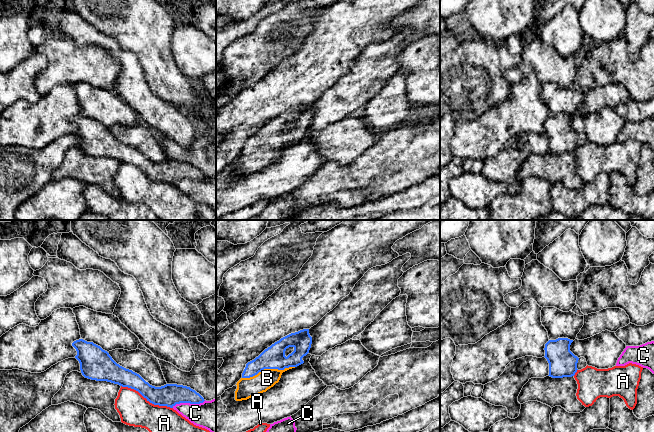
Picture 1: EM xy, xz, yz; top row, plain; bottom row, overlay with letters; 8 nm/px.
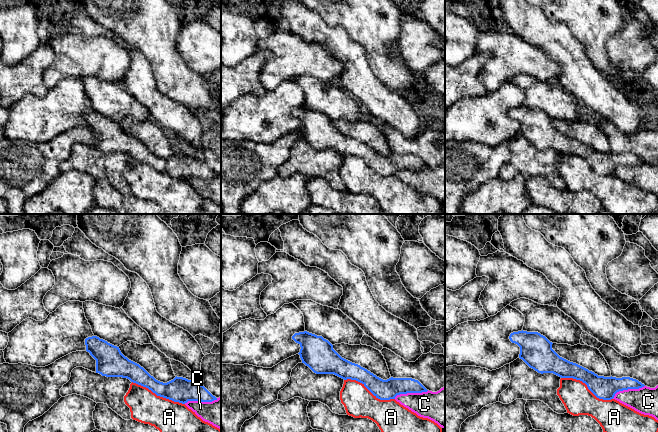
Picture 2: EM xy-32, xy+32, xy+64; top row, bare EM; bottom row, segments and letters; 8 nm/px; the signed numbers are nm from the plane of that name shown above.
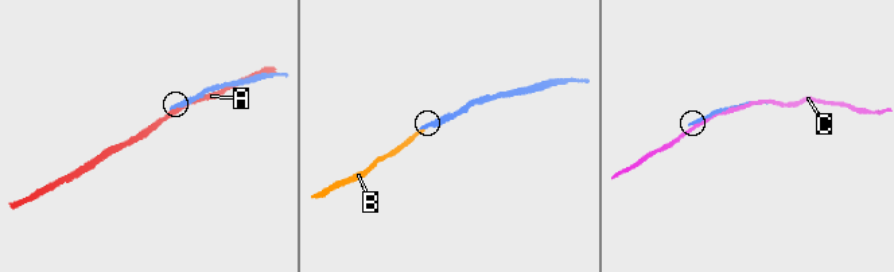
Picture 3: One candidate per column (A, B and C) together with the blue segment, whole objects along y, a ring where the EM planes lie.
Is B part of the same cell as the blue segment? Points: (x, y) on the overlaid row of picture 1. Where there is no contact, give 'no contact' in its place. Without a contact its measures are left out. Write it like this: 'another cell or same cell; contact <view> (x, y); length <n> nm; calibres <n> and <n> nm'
same cell; contact xz (268, 368); length 440 nm; calibres 180 and 160 nm

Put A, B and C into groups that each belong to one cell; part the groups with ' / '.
A / B / C

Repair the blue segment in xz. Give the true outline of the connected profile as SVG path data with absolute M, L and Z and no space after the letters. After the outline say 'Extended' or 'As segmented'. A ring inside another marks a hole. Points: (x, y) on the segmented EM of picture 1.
M309 329L291 333L265 349L258 357L248 362L242 373L242 378L237 382L235 400L242 401L266 392L279 382L283 372L304 363L302 358L309 353L312 337Z. Extended

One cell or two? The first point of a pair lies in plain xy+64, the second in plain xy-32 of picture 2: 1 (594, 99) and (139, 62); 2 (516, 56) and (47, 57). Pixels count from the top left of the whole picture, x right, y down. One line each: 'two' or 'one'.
1: one
2: two

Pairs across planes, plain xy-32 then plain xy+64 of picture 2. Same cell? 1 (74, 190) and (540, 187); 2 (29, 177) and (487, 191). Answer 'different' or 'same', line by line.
1: different
2: different

